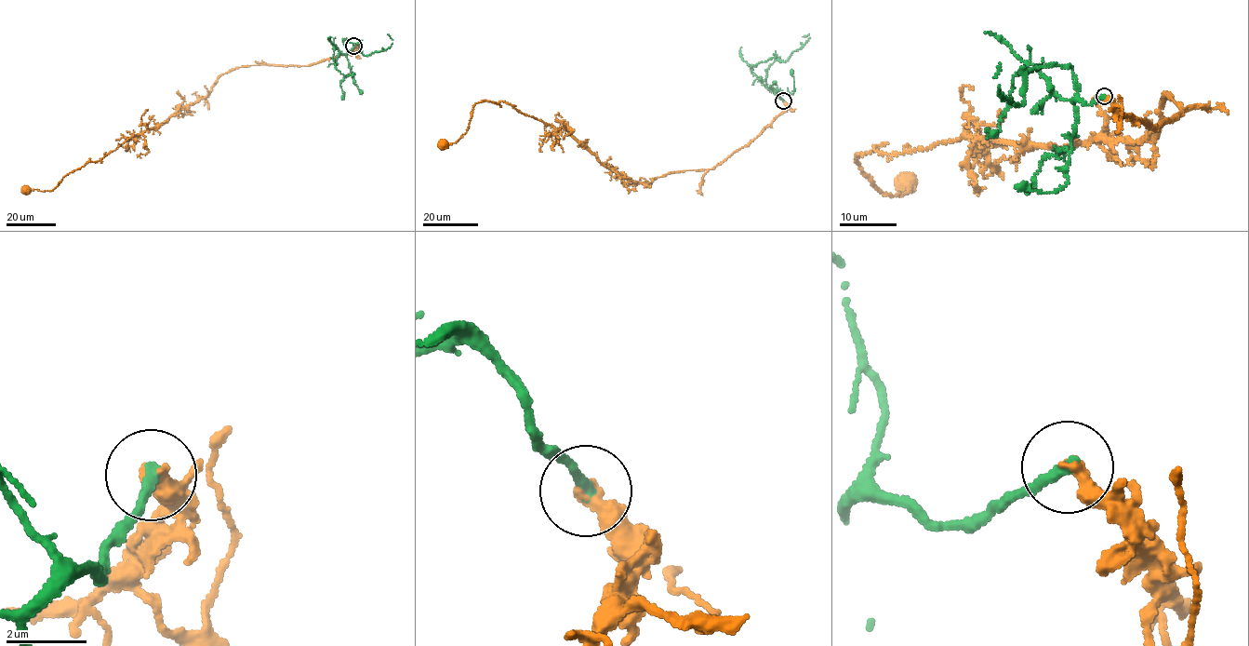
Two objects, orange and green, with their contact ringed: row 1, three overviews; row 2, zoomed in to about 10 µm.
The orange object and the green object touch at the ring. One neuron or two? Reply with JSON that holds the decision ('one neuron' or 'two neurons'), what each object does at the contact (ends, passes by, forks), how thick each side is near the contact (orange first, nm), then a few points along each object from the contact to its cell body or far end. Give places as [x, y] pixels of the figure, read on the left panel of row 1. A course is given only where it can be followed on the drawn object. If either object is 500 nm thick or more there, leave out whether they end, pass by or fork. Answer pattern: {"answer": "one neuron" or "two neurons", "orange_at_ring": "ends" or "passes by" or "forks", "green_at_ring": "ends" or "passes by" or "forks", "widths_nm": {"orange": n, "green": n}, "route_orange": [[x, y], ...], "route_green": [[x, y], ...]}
{"answer": "two neurons", "orange_at_ring": "ends", "green_at_ring": "ends", "widths_nm": {"orange": 320, "green": 320}, "route_orange": [[353, 46], [350, 53], [305, 66], [263, 64], [231, 70], [205, 96], [69, 172], [53, 190], [26, 190]], "route_green": [[354, 46], [350, 51], [342, 40], [359, 44], [360, 51], [368, 56], [389, 47], [392, 39], [388, 34]]}

